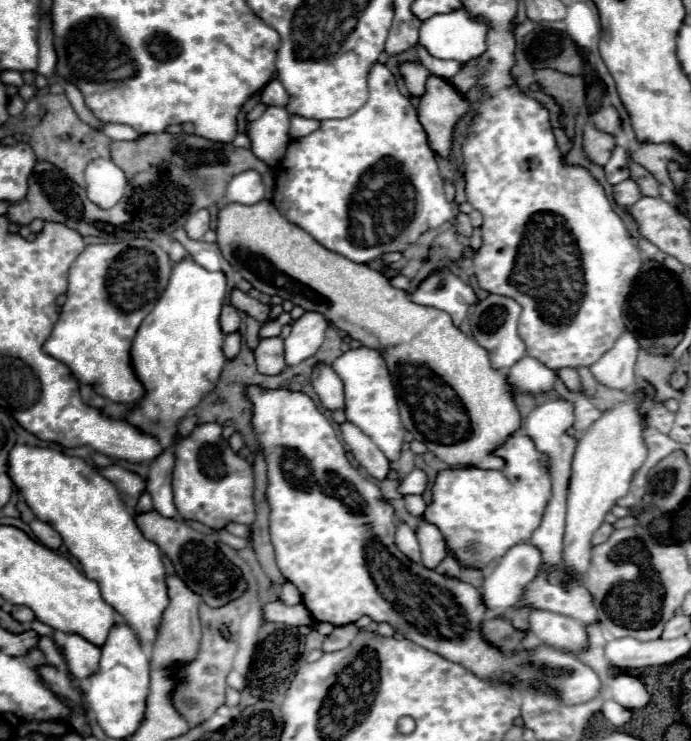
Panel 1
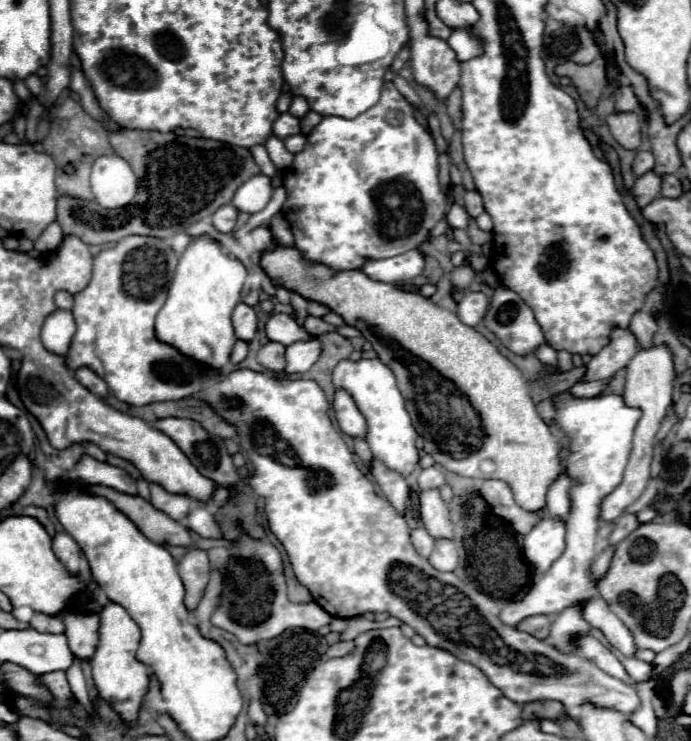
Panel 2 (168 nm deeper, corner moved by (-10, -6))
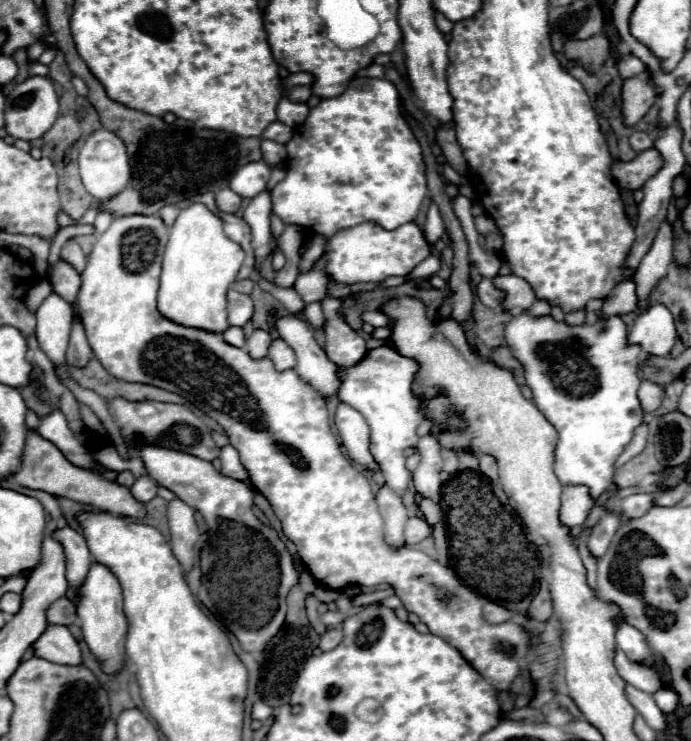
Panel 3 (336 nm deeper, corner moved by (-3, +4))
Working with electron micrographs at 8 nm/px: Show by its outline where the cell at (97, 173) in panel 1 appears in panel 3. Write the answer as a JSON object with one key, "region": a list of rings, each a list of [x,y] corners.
{"region":[[[98,128],[86,138],[86,142],[80,150],[80,156],[78,156],[78,164],[80,164],[82,184],[96,200],[108,200],[108,198],[120,194],[126,188],[130,174],[132,174],[126,144],[122,142],[122,138],[116,132],[112,132],[108,128]]]}

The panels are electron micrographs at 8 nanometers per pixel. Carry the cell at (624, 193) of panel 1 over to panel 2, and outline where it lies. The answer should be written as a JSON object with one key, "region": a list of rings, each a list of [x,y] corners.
{"region":[[[651,172],[651,174],[645,174],[643,178],[637,178],[631,192],[637,206],[645,208],[649,202],[653,202],[659,196],[659,190],[661,190],[661,178],[655,172]]]}

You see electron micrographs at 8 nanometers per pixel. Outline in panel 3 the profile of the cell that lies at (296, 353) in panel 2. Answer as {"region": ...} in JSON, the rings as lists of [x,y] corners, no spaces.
{"region":[[[276,338],[268,350],[268,358],[272,360],[276,370],[288,370],[296,366],[296,356],[294,350],[288,348],[288,344],[282,338]]]}

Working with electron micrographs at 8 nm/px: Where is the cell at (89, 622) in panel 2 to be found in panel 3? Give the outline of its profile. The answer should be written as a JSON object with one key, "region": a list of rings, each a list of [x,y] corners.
{"region":[[[70,526],[54,530],[52,536],[64,548],[66,568],[68,568],[66,576],[68,576],[68,582],[70,582],[70,594],[68,596],[74,600],[72,588],[76,588],[76,584],[80,584],[80,580],[84,580],[84,572],[88,572],[88,564],[92,562],[92,554],[88,550],[86,538],[80,532],[76,532],[74,528],[70,528]]]}

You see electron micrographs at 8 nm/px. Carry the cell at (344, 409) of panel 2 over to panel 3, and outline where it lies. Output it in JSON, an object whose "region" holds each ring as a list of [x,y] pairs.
{"region":[[[340,404],[336,410],[336,428],[348,456],[354,462],[358,462],[368,472],[380,470],[374,456],[370,454],[370,428],[360,412],[348,408],[348,404]]]}

